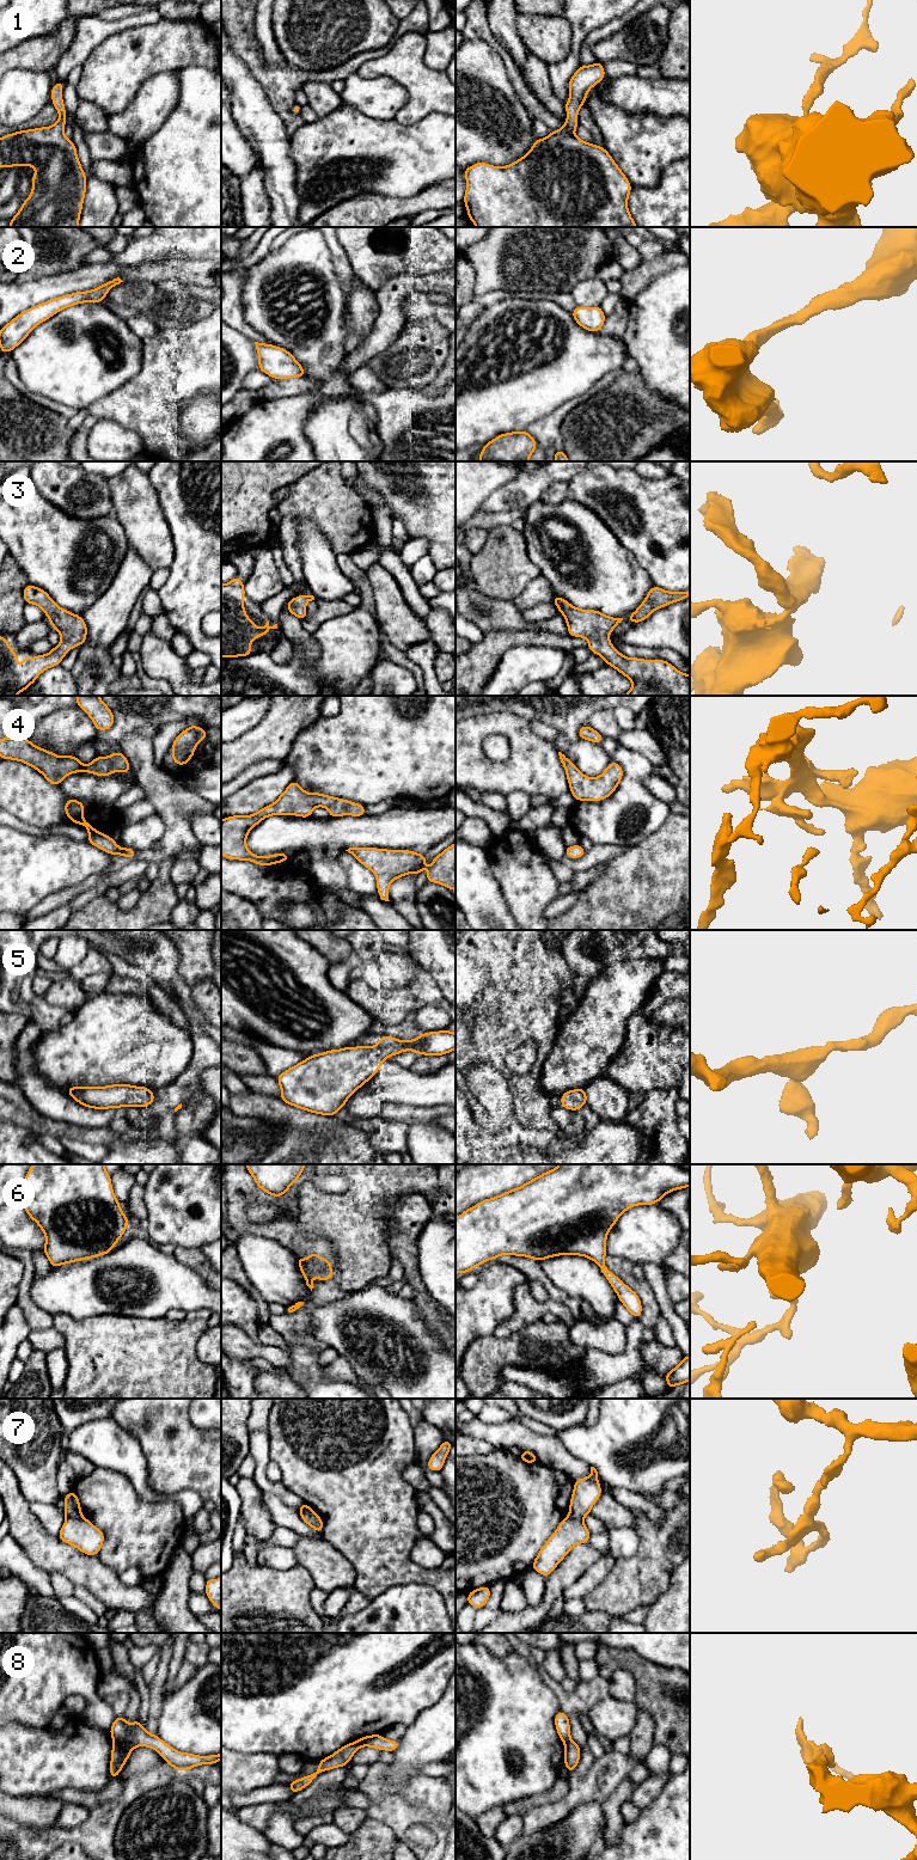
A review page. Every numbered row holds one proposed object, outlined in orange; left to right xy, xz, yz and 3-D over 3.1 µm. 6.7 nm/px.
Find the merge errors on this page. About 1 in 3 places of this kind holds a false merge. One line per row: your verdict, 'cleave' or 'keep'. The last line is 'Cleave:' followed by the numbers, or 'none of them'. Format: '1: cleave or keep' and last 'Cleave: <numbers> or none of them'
1: keep
2: keep
3: keep
4: keep
5: keep
6: keep
7: cleave
8: cleave
Cleave: 7, 8

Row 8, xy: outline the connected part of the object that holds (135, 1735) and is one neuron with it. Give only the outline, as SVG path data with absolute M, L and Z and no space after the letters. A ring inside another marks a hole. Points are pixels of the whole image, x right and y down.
M123 1715L115 1718L109 1732L112 1738L128 1743L134 1748L147 1746L154 1749L164 1761L170 1763L171 1767L178 1772L189 1770L202 1764L216 1764L221 1760L221 1754L198 1756L195 1754L179 1752L160 1739L158 1734L151 1734L147 1729L140 1724L139 1719L133 1724L128 1724Z

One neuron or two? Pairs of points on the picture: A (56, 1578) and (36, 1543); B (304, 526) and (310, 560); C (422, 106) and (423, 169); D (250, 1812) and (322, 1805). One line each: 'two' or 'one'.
A: two
B: one
C: two
D: one

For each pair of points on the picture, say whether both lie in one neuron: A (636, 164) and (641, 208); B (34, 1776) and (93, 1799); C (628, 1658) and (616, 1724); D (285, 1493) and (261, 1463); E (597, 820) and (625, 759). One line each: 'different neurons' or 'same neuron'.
A: different neurons
B: different neurons
C: different neurons
D: same neuron
E: same neuron

